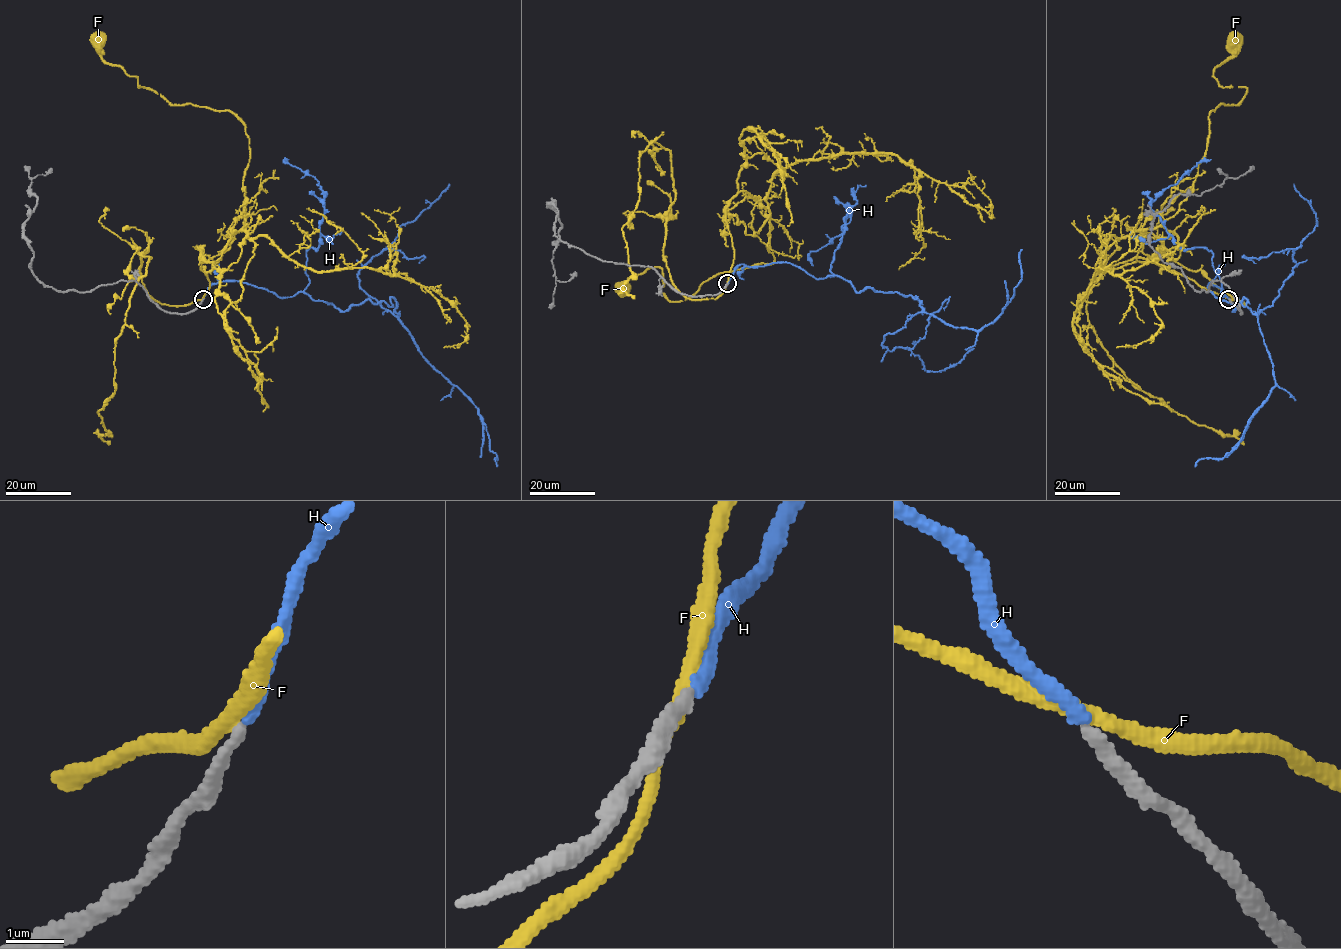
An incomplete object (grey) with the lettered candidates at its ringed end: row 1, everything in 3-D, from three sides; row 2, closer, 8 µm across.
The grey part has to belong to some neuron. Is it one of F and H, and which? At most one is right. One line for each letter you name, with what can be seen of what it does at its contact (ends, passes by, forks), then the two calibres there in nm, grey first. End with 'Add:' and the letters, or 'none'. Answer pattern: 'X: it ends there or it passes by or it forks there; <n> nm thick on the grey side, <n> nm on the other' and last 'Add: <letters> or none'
H: it ends there; 240 nm thick on the grey side, 220 nm on the other
Add: H

